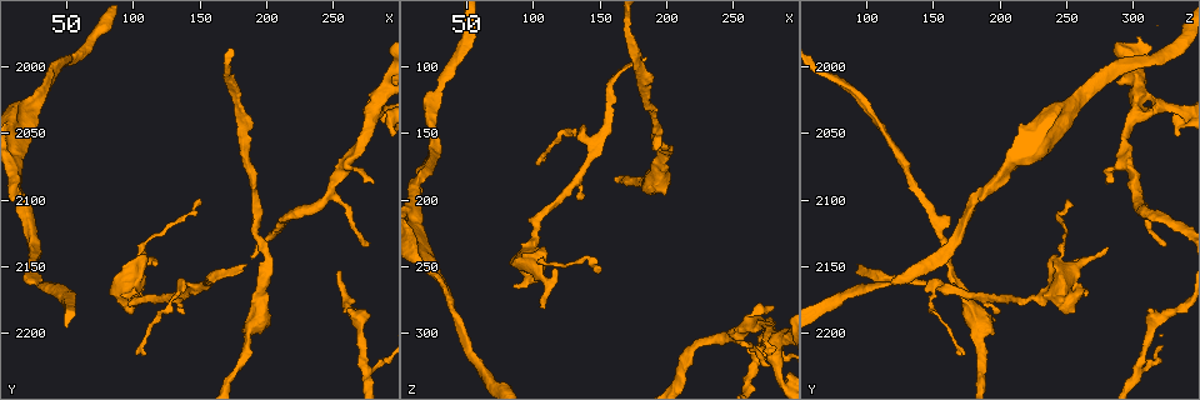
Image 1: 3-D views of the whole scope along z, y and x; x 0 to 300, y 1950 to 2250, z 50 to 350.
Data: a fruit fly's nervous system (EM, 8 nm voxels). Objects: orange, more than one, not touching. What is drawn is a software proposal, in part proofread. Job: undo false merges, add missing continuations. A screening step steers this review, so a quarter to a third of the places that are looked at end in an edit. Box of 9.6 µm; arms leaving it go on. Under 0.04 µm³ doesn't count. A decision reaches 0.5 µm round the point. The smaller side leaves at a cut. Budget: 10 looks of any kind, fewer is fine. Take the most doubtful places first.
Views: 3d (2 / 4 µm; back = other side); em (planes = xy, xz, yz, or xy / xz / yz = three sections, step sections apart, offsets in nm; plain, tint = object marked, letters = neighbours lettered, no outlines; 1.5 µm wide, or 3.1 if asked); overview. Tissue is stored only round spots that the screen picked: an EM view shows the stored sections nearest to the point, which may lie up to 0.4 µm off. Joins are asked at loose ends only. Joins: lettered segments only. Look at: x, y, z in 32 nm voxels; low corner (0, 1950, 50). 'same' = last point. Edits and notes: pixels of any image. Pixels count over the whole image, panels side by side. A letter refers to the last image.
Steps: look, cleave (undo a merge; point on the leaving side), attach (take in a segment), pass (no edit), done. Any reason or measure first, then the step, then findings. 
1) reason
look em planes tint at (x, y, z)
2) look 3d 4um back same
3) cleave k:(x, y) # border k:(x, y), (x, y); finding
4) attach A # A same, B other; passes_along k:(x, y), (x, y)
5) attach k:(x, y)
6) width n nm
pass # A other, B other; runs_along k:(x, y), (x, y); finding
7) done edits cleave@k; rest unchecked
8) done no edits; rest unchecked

thin end
look em xy step 8 letters at (282, 2088, 280)

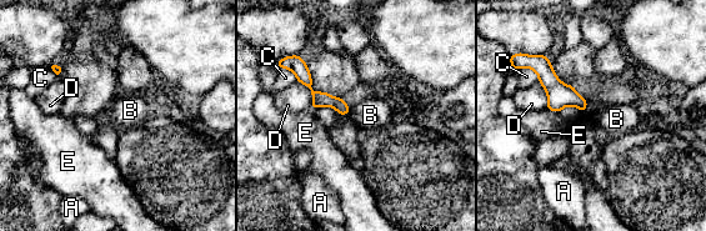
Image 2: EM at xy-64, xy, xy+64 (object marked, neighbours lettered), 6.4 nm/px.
longest_contact D 220 nm
pass # A other, B other, C other, D other, E other; border 2:(350, 108), (348, 114); none of them fits

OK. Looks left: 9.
free end
look em planes letters at (88, 2170, 264)

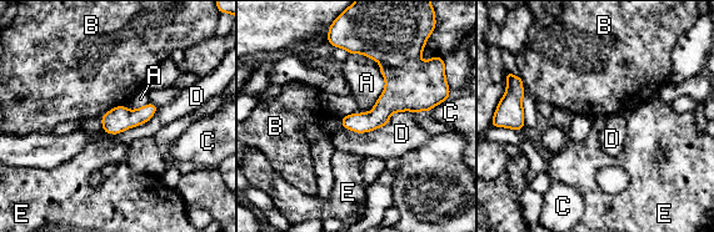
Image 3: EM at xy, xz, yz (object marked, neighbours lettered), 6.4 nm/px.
pass # A other, B other, C other, D other, E other; border 3:(124, 104), (111, 107), (100, 116); none of them fits

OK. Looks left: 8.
thin end
look em xy step 4 tint at (276, 2134, 324)

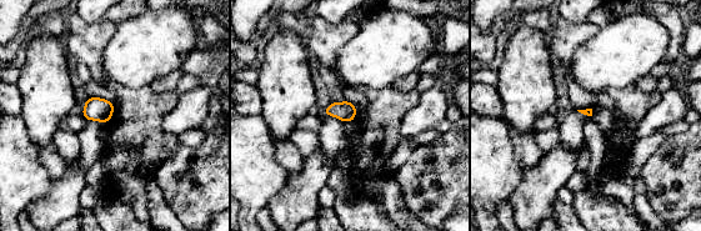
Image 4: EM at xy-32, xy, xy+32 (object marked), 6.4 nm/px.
look em planes letters same

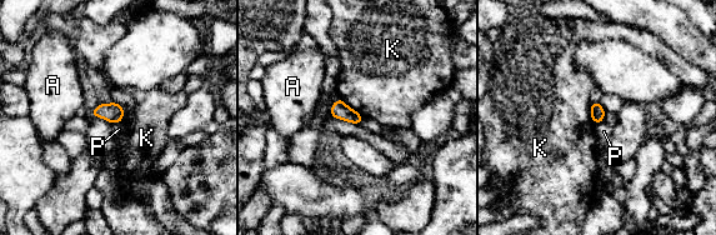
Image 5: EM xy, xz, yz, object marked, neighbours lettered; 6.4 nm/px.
longest_contact K 200 nm
pass # A other, K other, P other; border 5:(340, 98), (364, 118); none of them fits

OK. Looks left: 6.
tapers out
look em planes tint at (102, 2216, 174)

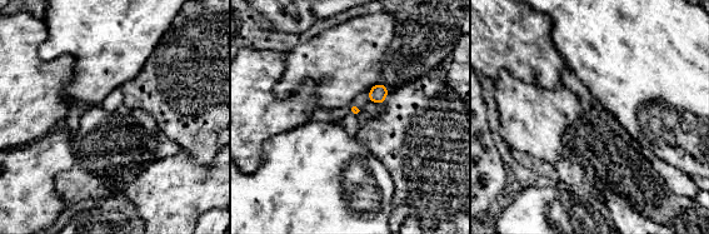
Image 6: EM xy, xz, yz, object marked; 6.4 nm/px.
see the neighbours
look em planes letters same

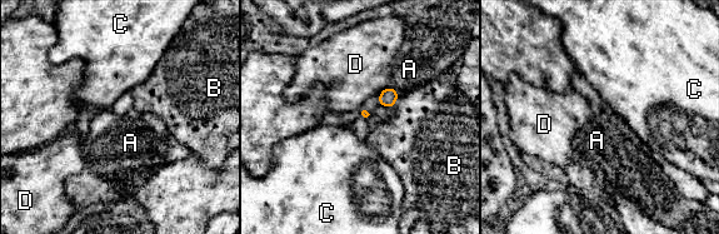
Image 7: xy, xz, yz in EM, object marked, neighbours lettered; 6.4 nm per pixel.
pass # A other, B other, C other, D other; no lettered segment goes on from it

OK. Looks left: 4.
done no edits; rest unchecked

